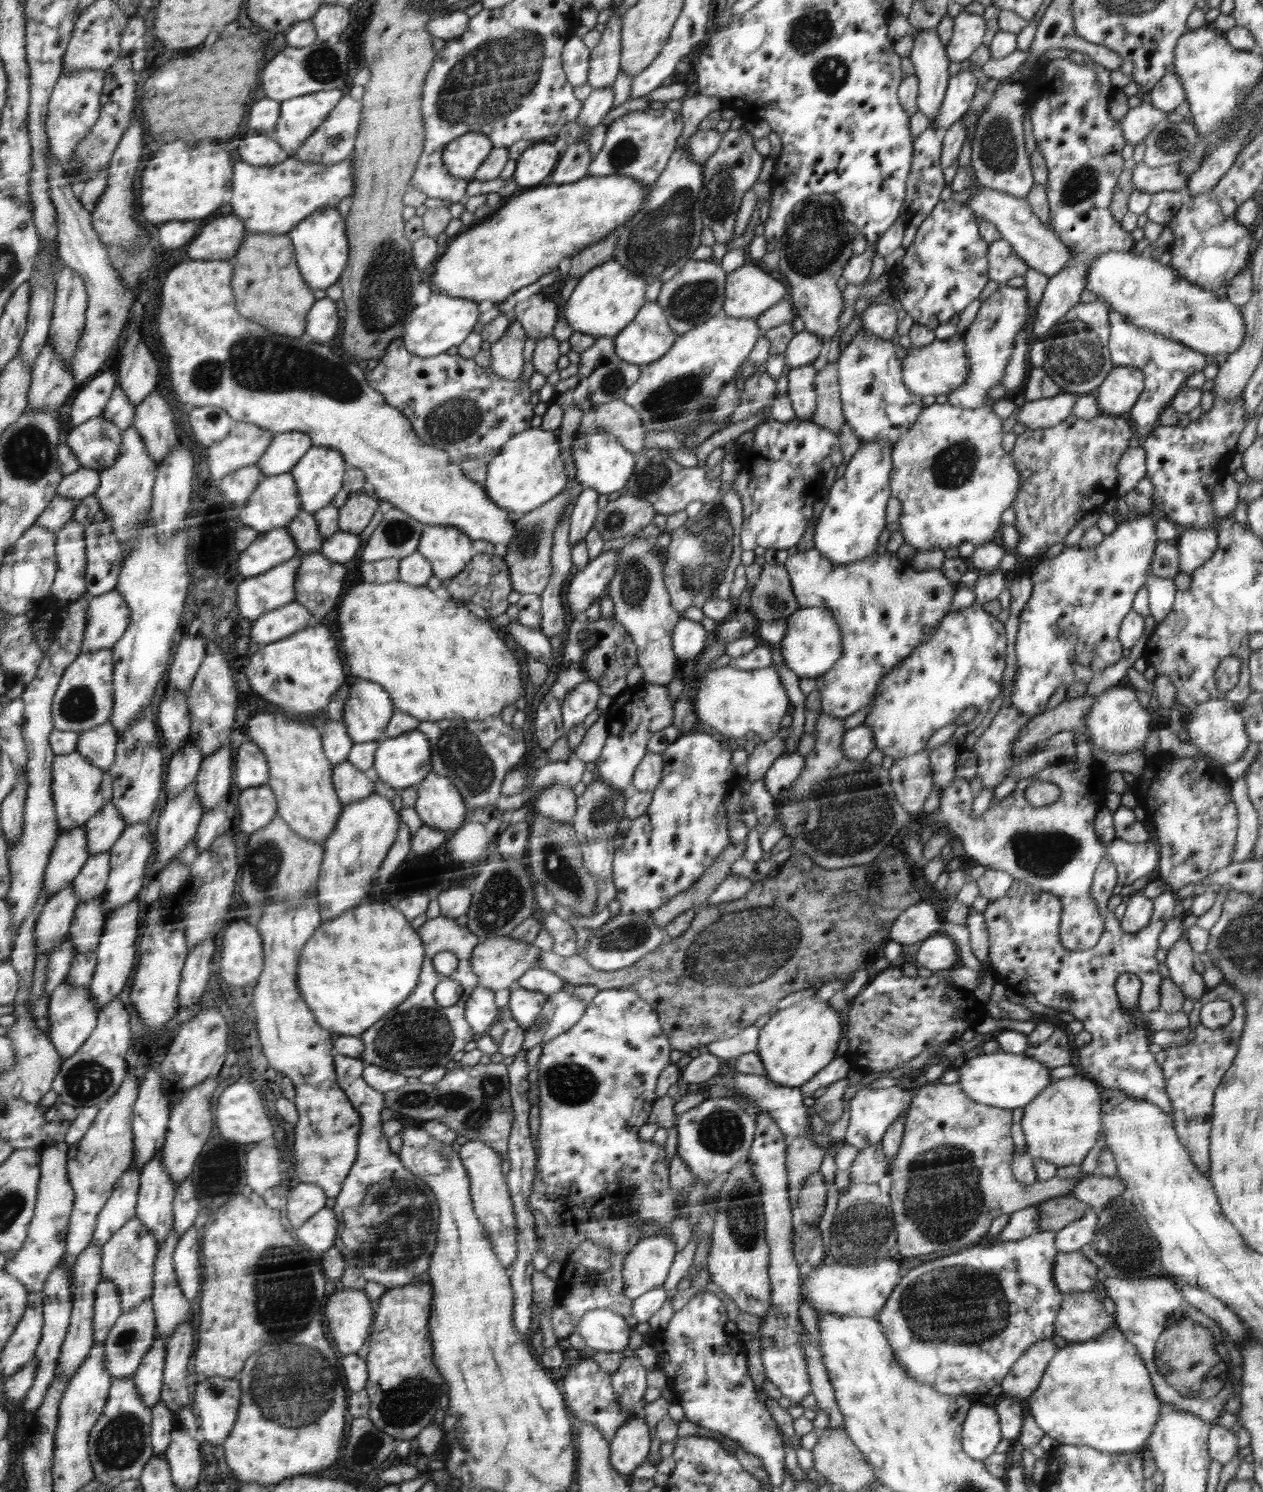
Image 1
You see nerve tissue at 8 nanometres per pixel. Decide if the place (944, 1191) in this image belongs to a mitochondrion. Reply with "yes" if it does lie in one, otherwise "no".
yes

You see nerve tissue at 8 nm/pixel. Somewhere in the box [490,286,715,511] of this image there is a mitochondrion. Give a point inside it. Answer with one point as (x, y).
(669, 401)

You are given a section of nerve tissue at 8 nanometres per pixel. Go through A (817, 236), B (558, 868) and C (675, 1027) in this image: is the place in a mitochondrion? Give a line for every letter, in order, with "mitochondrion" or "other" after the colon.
A: mitochondrion
B: mitochondrion
C: other

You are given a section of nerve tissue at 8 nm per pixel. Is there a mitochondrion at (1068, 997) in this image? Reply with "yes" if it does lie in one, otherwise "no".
no

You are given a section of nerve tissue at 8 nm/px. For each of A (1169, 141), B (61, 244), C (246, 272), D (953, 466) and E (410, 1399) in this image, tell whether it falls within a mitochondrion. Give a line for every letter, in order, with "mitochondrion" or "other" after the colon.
A: mitochondrion
B: other
C: other
D: mitochondrion
E: mitochondrion

